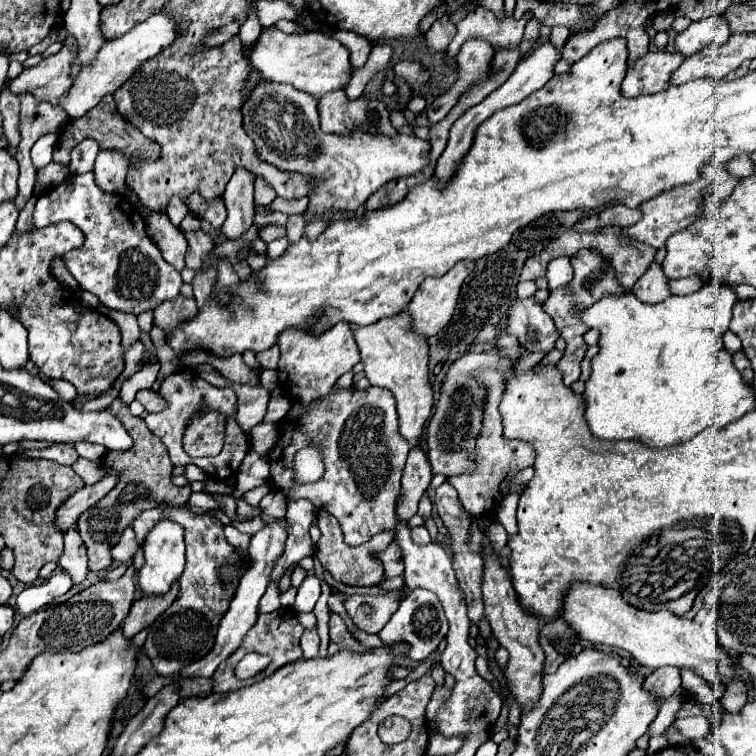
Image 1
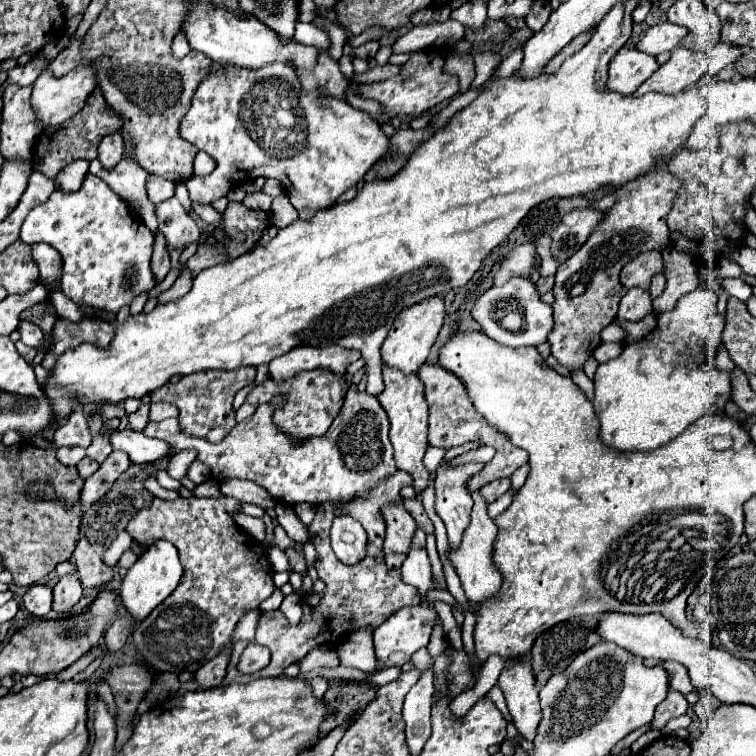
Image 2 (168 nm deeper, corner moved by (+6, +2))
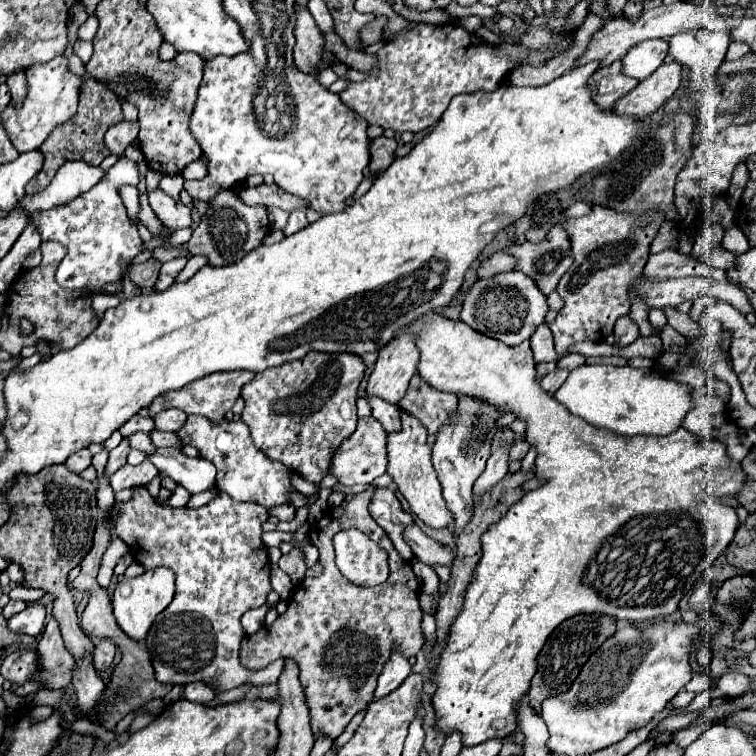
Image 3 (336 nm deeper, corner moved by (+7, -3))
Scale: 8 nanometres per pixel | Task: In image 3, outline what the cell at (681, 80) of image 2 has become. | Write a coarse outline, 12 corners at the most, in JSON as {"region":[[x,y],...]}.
{"region":[[661,64],[613,110],[651,116],[679,90],[683,66]]}

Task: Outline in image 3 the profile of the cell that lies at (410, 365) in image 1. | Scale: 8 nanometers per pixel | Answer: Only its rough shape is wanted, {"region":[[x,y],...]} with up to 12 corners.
{"region":[[401,410],[387,472],[411,512],[449,526],[427,430]]}

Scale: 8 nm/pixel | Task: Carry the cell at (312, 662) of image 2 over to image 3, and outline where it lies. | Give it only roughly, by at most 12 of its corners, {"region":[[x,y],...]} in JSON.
{"region":[[145,486],[115,534],[175,598],[145,644],[159,682],[277,682],[239,664],[241,616],[267,604],[267,510],[197,508]]}

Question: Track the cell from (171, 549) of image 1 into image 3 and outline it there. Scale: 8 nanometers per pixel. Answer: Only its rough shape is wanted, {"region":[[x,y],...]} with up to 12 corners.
{"region":[[167,566],[123,578],[113,594],[117,624],[143,640],[173,600]]}

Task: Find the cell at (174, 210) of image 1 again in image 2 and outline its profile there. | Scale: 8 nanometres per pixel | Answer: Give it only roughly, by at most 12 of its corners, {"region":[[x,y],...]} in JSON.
{"region":[[160,177],[146,179],[152,203],[174,195],[174,183]]}

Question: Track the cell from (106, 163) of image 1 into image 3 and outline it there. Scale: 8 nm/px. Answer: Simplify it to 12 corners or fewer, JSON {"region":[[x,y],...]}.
{"region":[[119,122],[105,134],[111,154],[123,156],[137,138],[137,122]]}

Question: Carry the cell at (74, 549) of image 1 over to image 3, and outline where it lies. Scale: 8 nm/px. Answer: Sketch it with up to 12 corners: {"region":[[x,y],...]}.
{"region":[[51,618],[37,644],[41,670],[47,688],[71,686],[75,658],[65,650]]}

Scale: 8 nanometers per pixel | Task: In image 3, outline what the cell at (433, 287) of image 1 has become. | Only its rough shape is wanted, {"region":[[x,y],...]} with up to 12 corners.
{"region":[[415,334],[379,350],[367,394],[397,404],[417,374]]}

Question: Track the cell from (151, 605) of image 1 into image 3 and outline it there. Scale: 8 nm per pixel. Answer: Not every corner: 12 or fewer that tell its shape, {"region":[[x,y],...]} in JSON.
{"region":[[103,638],[93,652],[97,670],[107,670],[115,658],[117,646]]}

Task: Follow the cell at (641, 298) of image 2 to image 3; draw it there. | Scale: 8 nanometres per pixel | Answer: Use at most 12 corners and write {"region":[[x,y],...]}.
{"region":[[629,314],[617,320],[617,346],[639,338],[639,326]]}

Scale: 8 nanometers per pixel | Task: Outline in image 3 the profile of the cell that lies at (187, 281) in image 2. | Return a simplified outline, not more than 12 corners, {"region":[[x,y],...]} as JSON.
{"region":[[191,256],[177,282],[195,276],[207,264],[205,256]]}

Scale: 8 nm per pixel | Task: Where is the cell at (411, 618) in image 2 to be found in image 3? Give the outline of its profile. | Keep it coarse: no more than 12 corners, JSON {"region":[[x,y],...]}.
{"region":[[395,648],[377,678],[375,698],[393,692],[409,674],[407,656]]}

